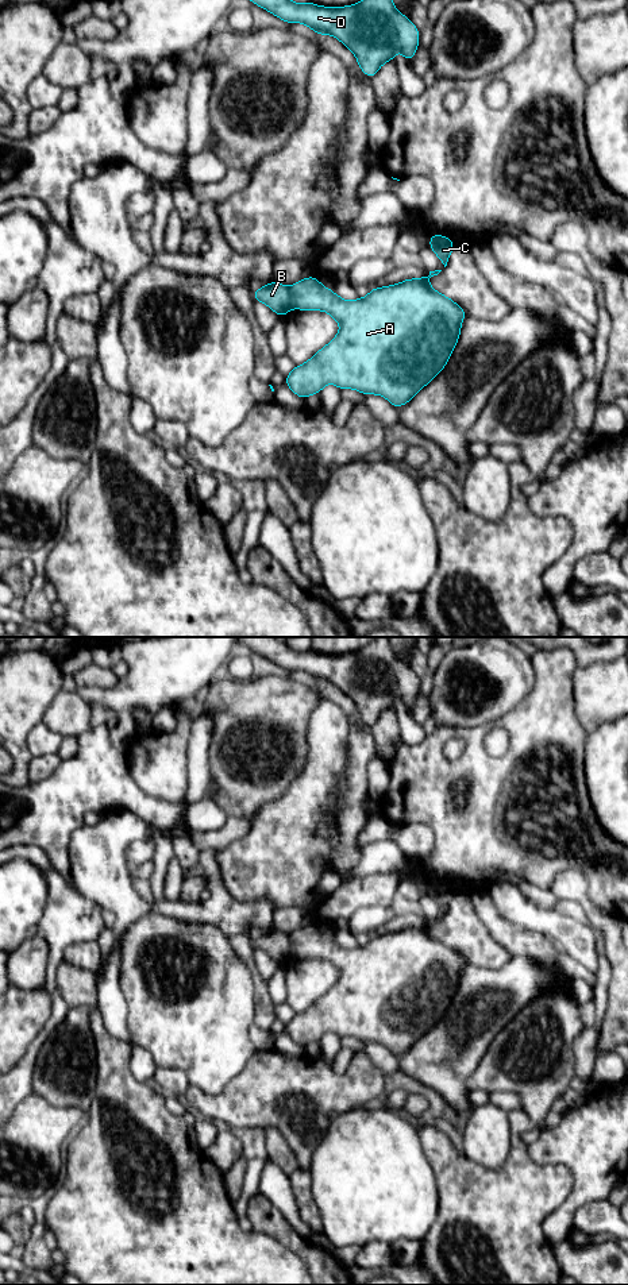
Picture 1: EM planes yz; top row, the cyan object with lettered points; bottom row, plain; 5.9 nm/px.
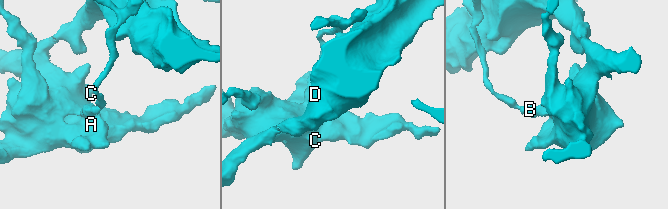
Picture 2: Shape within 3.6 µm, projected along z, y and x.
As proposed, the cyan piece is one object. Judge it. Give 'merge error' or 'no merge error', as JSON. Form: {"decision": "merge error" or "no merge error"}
{"decision": "merge error"}

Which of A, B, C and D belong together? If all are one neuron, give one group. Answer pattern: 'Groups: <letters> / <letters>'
Groups: A C D / B

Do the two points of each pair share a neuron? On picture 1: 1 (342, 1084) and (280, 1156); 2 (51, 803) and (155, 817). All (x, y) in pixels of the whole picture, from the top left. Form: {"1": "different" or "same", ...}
{"1": "different", "2": "same"}

